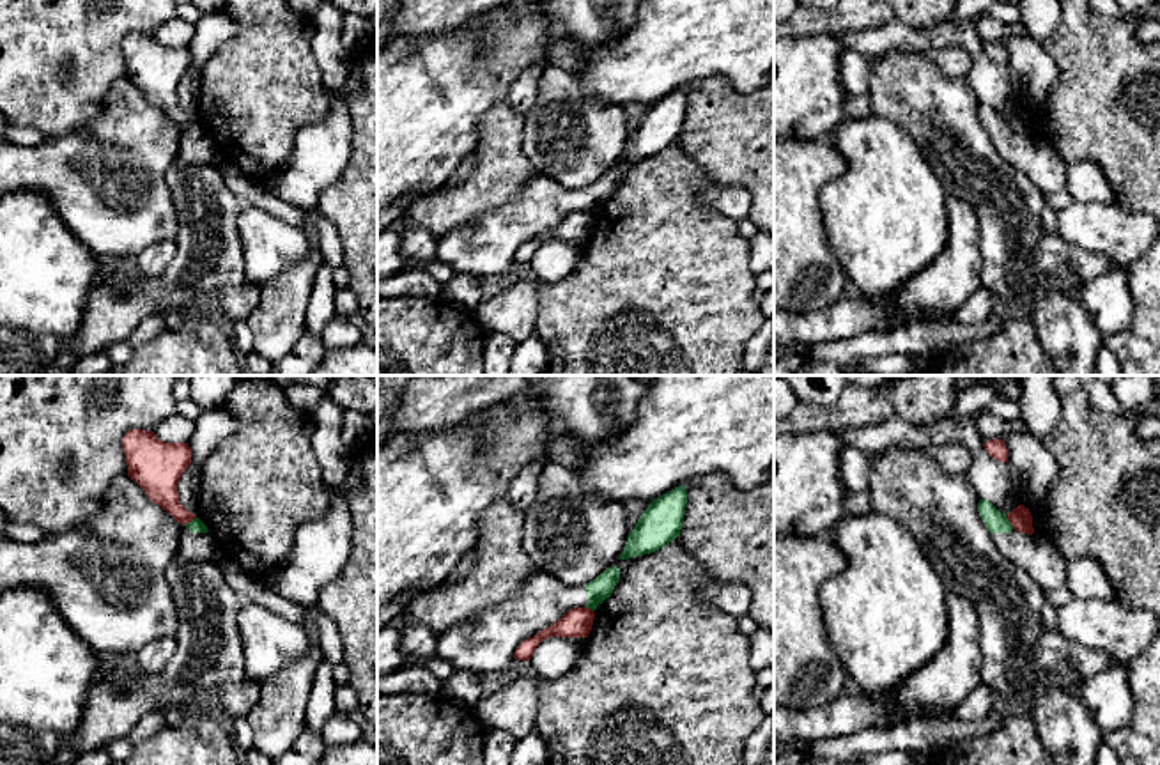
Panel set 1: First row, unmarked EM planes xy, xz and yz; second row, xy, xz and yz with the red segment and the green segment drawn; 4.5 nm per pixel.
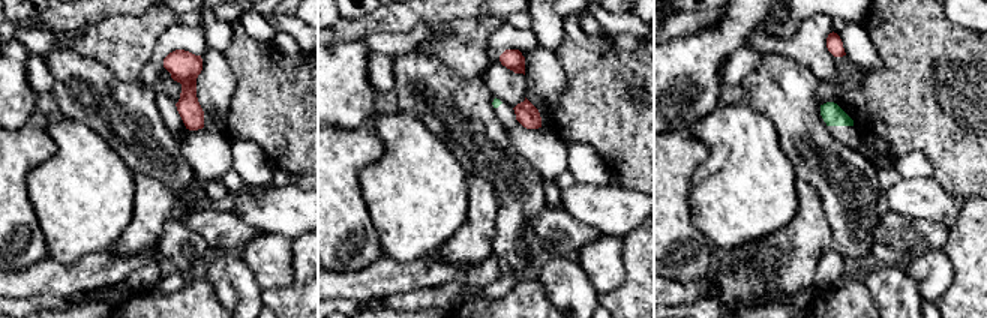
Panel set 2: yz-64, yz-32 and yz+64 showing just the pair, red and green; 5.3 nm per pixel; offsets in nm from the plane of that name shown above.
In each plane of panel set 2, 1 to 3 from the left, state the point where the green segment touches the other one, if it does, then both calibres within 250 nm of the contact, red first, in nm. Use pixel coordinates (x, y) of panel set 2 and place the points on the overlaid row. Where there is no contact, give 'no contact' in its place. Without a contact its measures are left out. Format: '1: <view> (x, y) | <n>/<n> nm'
1: no contact
2: no contact
3: no contact

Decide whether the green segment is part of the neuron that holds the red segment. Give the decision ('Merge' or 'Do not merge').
Do not merge

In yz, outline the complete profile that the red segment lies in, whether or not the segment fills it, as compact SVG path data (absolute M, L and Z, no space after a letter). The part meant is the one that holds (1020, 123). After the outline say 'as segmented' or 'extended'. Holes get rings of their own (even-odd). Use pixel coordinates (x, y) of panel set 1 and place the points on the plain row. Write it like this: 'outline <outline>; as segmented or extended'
outline M1018 108L1006 120L1008 120L1009 128L1013 129L1013 133L1017 133L1020 136L1027 136L1027 138L1034 136L1032 119L1031 119L1029 112L1025 112L1024 108Z; as segmented

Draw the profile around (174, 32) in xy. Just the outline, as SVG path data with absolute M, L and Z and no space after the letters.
M175 16L165 21L156 32L154 37L165 46L188 46L193 39L195 25Z

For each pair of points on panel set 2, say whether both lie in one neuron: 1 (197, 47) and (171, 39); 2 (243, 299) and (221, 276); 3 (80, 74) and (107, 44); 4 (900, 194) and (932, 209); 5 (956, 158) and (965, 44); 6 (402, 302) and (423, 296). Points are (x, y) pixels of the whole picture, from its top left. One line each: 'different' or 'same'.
1: same
2: same
3: different
4: same
5: same
6: same

